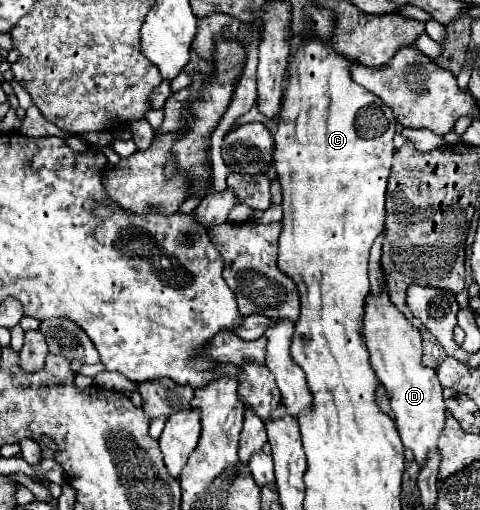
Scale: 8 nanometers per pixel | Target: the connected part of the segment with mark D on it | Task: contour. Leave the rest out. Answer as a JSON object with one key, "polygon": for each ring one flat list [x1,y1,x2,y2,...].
{"polygon":[[369,293,365,299,365,315,361,321,361,335,369,351,369,361,383,387,389,393,391,409,395,413,397,431,407,449,415,453,419,465,425,463,427,451,437,447,439,433,445,425,445,401,441,385,433,369,421,363,421,333,413,327,407,317,391,303,389,295]]}

